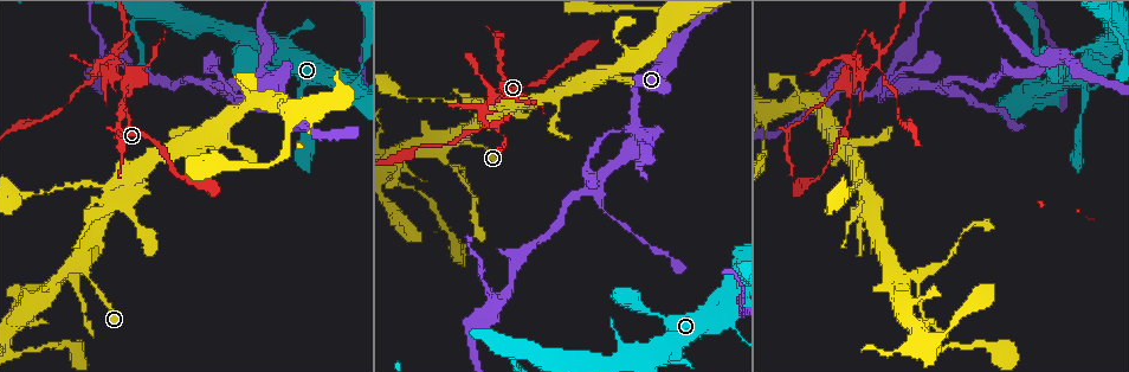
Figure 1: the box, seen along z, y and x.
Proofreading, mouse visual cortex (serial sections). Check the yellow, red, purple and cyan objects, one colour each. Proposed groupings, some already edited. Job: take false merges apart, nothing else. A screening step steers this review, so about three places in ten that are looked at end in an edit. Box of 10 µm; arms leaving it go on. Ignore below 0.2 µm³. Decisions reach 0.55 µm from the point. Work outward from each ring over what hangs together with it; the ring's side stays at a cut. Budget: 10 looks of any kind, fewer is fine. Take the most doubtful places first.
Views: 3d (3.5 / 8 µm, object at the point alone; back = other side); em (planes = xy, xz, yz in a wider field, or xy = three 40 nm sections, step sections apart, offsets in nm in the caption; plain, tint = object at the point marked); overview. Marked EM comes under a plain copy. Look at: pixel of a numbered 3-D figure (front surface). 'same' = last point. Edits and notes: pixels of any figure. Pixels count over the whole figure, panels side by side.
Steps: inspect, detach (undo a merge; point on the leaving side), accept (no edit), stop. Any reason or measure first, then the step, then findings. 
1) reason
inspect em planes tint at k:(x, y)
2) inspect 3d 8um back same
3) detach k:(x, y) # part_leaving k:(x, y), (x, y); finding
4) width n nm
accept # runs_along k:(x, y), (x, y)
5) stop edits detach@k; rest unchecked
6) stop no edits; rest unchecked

three-way junction
inspect 3d 3.5um at 1:(487, 123)

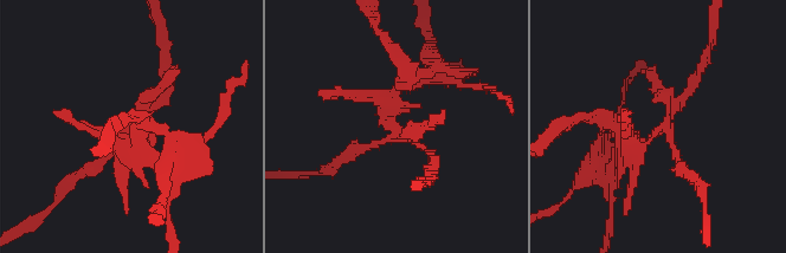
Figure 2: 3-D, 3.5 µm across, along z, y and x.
need the tissue
inspect em xy step 1 tint at 2:(663, 130)

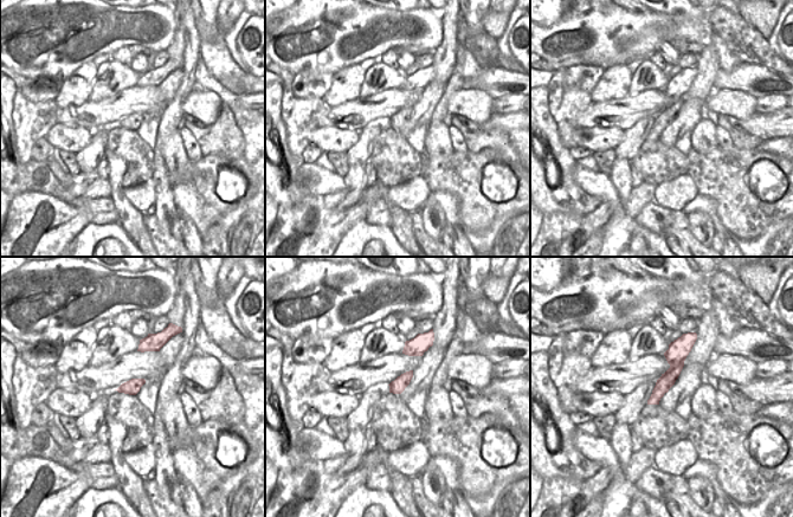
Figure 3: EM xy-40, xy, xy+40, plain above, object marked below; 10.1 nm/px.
width 150 nm
accept # runs_along 3:(682, 342), (675, 370), (651, 401); one cell here

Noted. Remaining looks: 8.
three arms meet
inspect 3d 3.5um at 1:(640, 140)

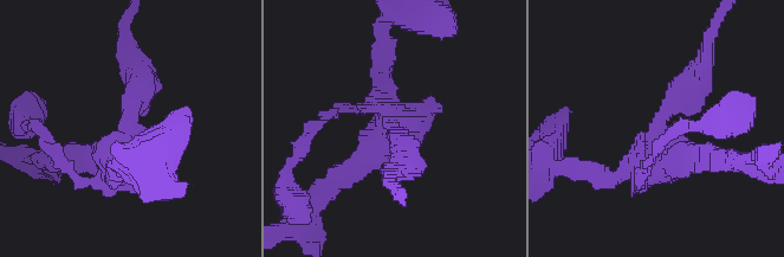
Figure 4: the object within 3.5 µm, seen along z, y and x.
inspect em planes tint at 4:(129, 138)

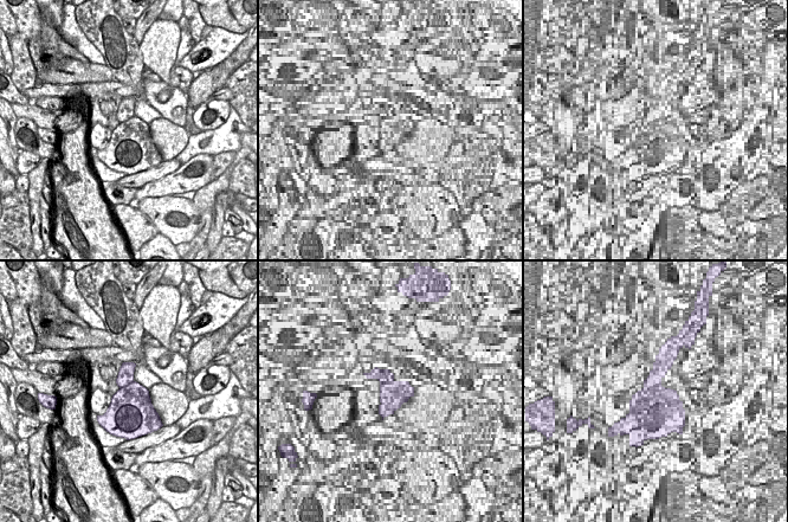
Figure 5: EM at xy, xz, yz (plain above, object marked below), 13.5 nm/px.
cut it another way
inspect em xy step 2 tint same

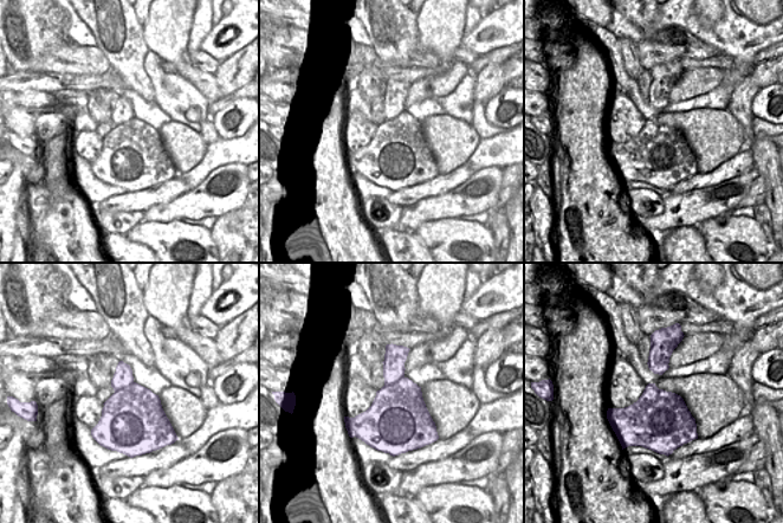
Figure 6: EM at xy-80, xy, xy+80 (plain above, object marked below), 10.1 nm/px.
width 600 nm
detach 4:(674, 84) # border 6:(403, 375), (393, 383), (384, 385); two cells meet here

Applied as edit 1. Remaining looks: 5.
side arm on a straight run
inspect 3d 3.5um at 1:(866, 197)

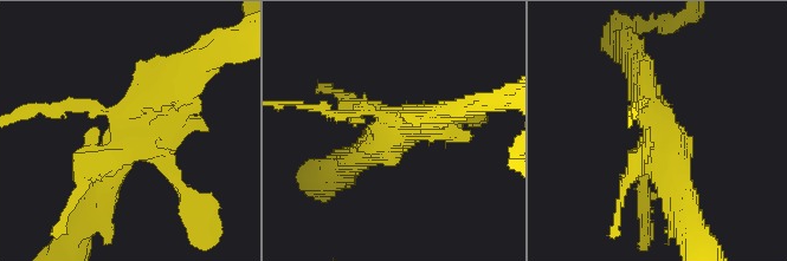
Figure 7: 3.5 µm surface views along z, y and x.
need the tissue
inspect em xy step 5 tint at 7:(392, 131)

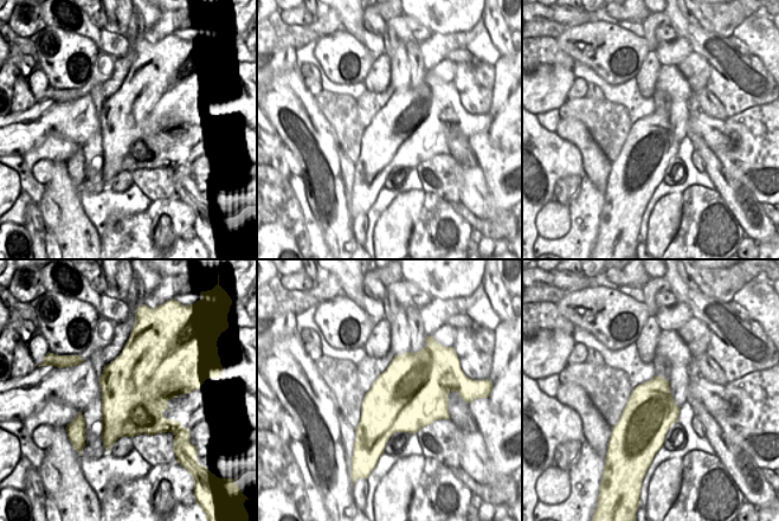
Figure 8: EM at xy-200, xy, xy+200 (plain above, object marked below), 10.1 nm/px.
accept # runs_along 7:(101, 194), (126, 132), (187, 74); all the same cell

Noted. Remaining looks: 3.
calibre changes
inspect 3d 3.5um at 1:(135, 21)

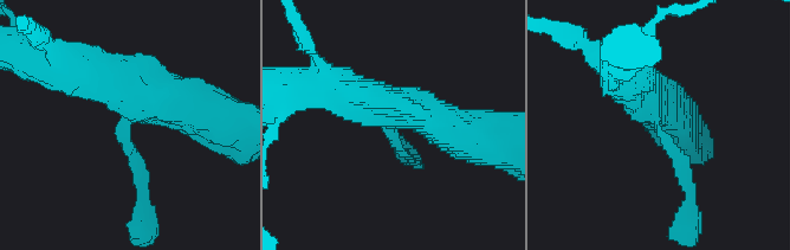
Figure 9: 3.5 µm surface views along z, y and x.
arms 3; arm_widths 150, 500, 600 nm; need the tissue
inspect em xy step 5 tint at 9:(395, 121)

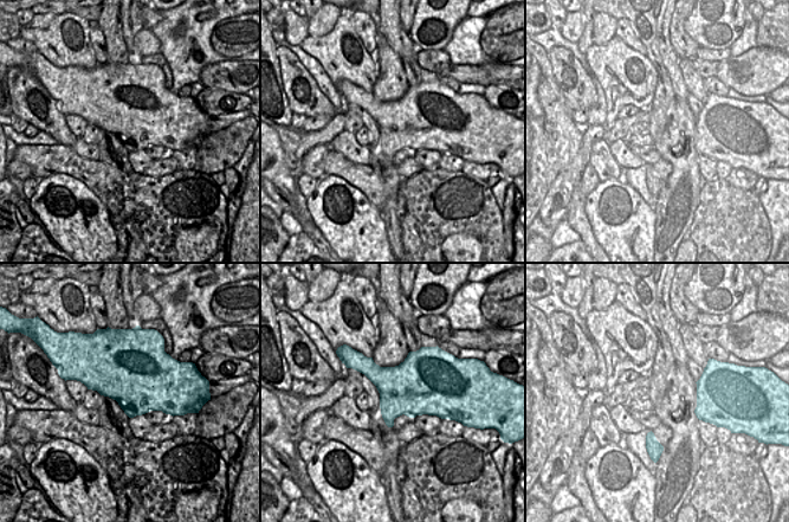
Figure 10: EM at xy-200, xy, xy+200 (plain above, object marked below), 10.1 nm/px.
accept # runs_along 9:(664, 109), (646, 104), (691, 188); continuous, no second cell

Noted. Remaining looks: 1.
stop edits detach@4; rest unchecked

